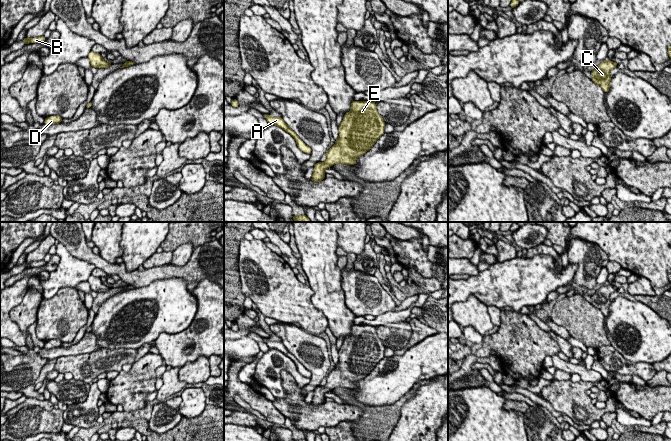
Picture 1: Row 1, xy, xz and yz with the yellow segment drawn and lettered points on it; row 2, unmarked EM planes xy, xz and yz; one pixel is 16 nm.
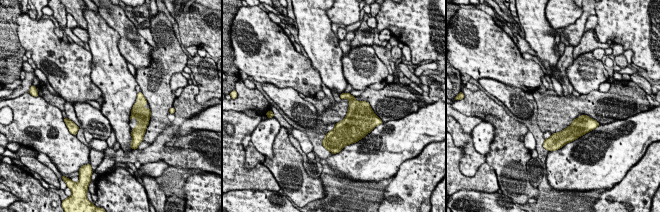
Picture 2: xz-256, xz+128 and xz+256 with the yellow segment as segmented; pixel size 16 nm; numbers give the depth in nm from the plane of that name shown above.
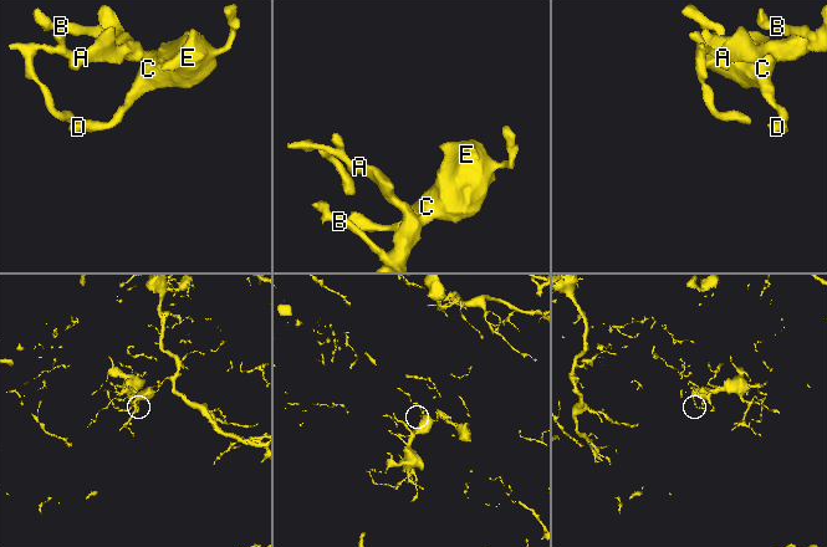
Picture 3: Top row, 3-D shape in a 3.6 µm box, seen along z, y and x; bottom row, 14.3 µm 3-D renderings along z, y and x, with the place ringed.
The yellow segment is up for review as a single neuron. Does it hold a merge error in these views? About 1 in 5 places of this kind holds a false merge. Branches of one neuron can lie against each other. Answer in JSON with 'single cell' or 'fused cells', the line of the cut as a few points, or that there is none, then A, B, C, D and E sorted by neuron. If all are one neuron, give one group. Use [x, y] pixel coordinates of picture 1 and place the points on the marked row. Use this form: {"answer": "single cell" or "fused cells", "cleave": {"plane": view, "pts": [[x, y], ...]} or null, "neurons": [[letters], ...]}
{"answer": "single cell", "cleave": null, "neurons": [["A", "B", "C", "D", "E"]]}

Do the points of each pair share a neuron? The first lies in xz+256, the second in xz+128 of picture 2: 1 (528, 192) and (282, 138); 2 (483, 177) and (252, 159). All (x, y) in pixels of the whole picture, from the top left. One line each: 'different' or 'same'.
1: same
2: different

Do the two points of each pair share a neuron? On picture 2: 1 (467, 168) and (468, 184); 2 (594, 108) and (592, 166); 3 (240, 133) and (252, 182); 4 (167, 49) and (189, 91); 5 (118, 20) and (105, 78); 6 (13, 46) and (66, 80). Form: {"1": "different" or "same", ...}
{"1": "different", "2": "different", "3": "same", "4": "different", "5": "different", "6": "different"}

